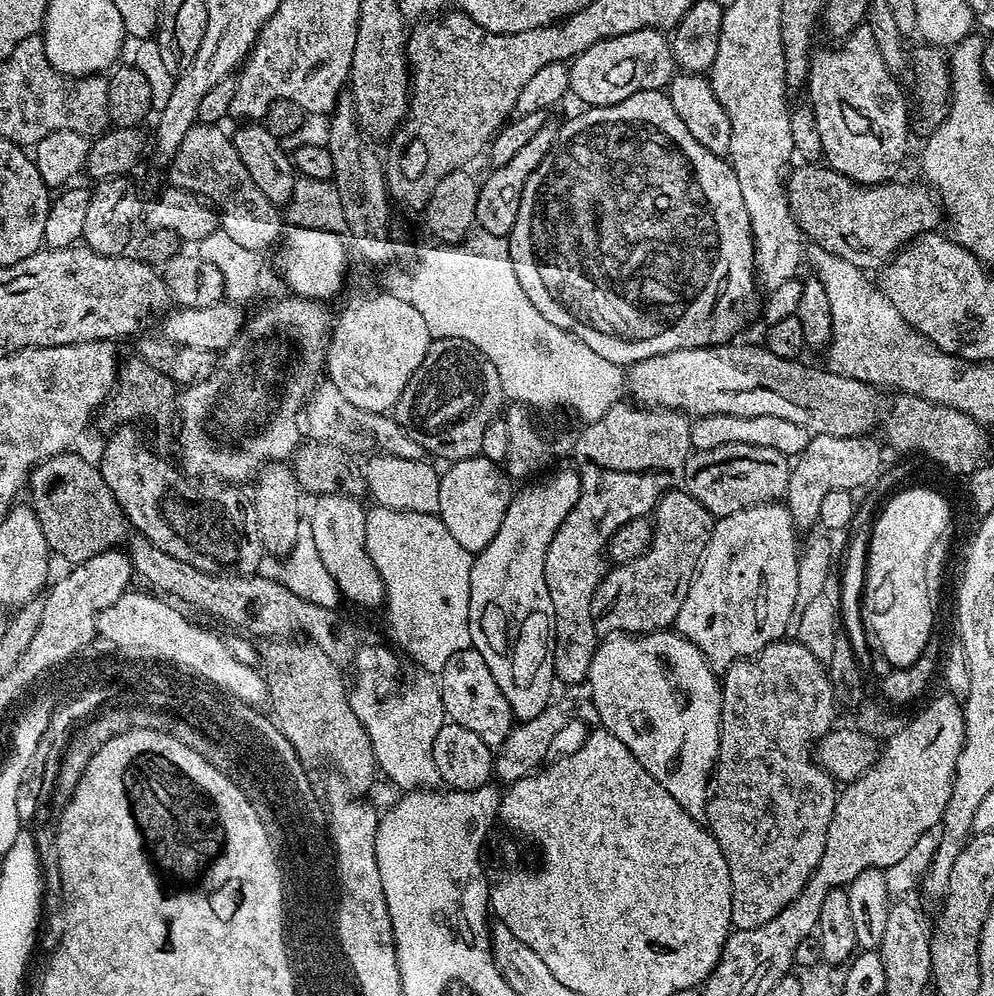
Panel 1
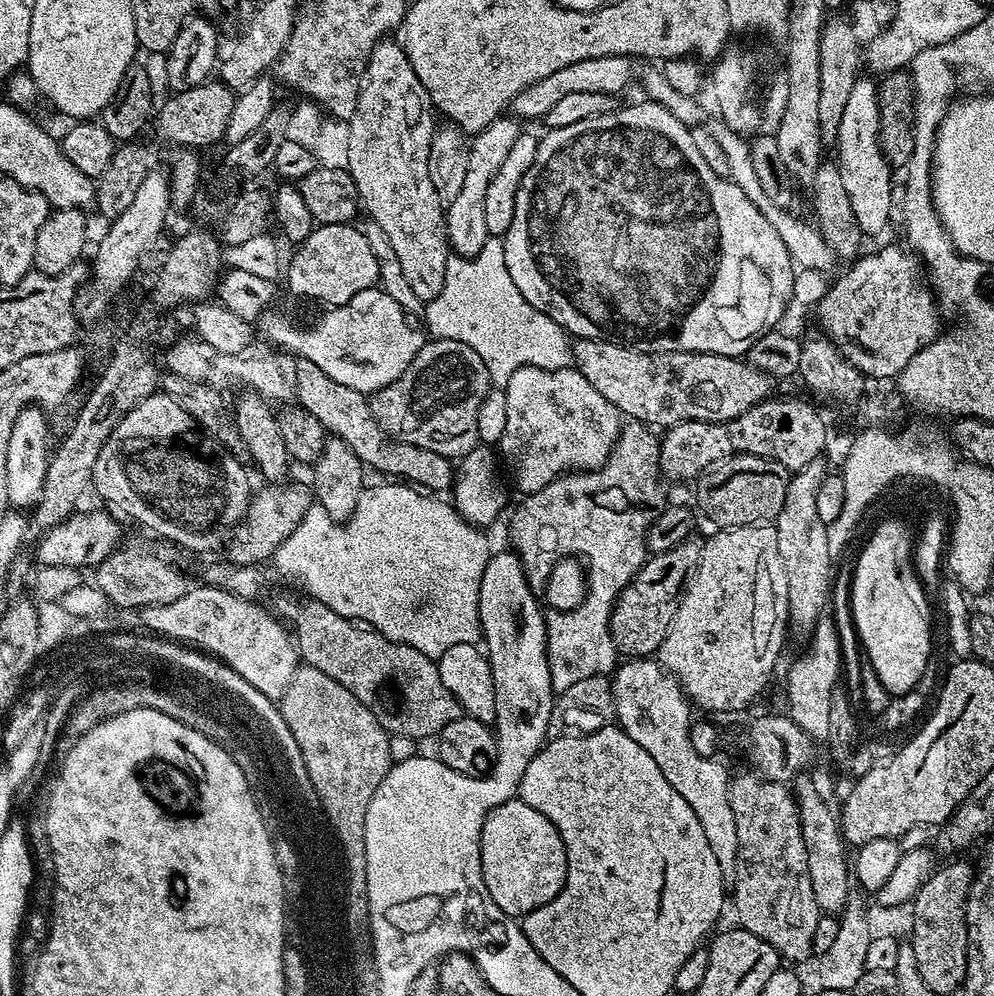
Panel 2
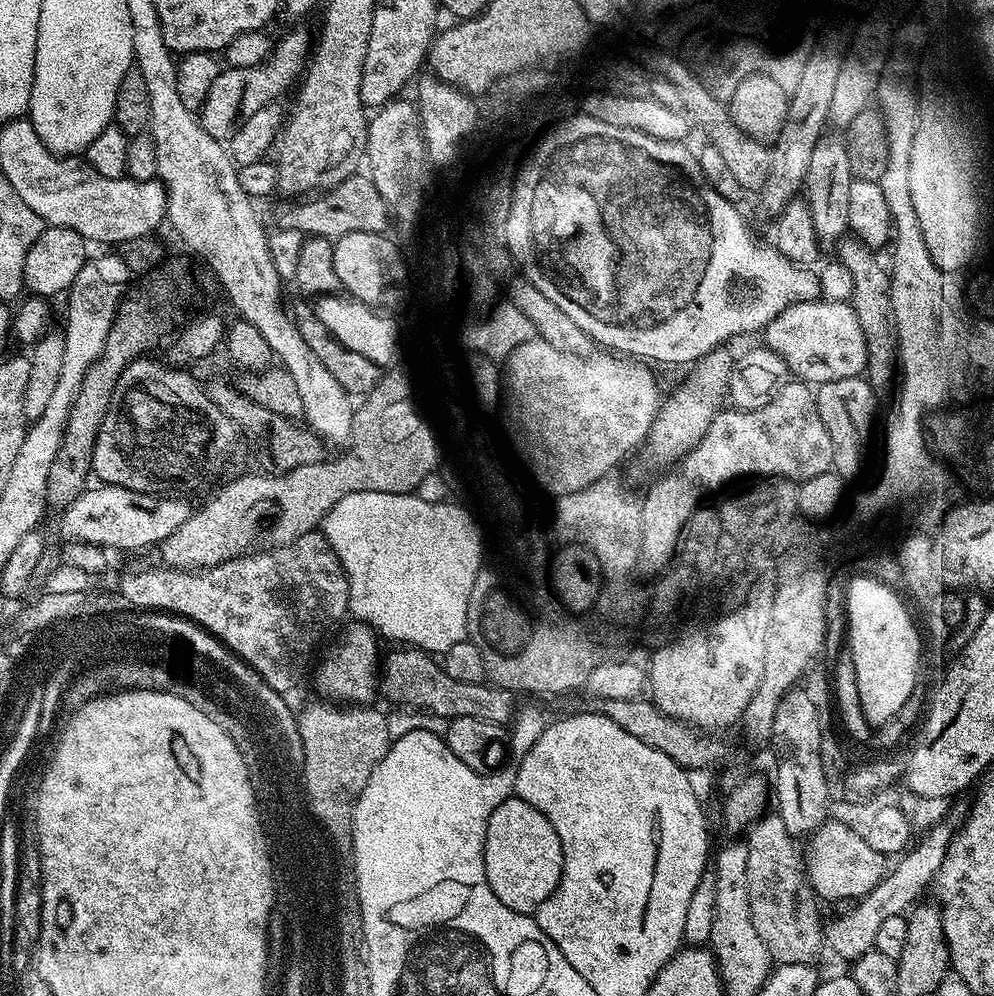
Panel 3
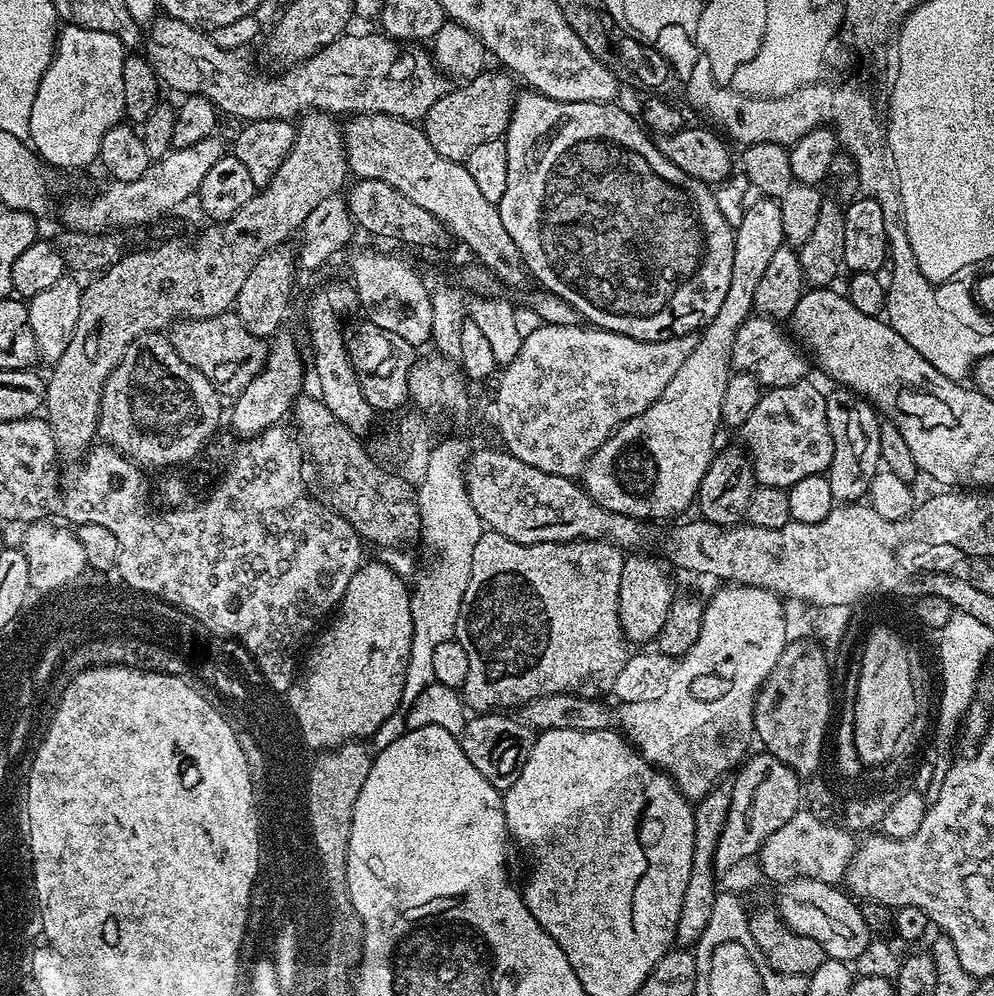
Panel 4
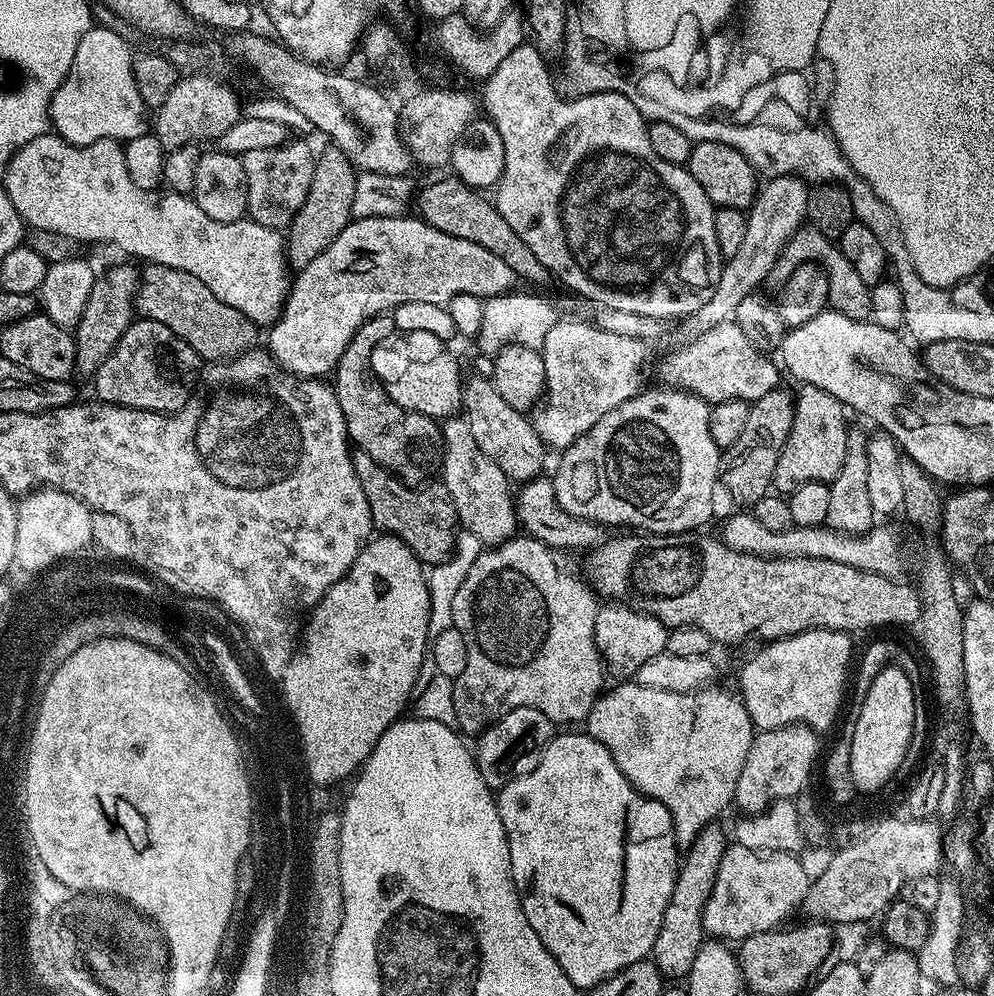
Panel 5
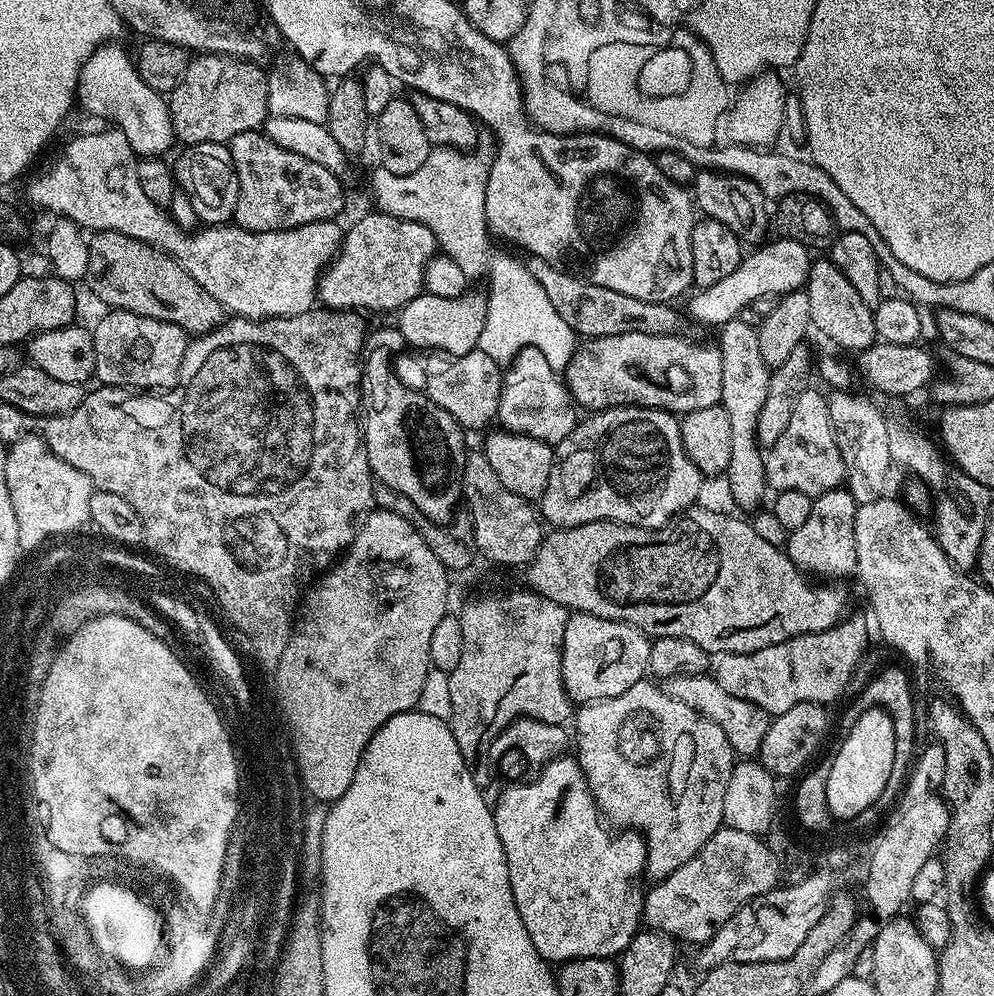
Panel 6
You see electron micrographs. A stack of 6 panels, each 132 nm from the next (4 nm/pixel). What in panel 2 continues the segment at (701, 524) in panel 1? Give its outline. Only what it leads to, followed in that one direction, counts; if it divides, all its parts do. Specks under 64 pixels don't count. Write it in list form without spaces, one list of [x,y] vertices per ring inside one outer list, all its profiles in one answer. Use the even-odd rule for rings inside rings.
[[[689,538],[670,550],[649,555],[644,561],[638,574],[616,597],[616,605],[612,607],[608,629],[612,632],[617,653],[628,658],[648,658],[659,653],[670,630],[670,622],[674,622],[674,614],[678,614],[680,598],[686,591],[692,573],[700,564],[701,547],[699,539]]]

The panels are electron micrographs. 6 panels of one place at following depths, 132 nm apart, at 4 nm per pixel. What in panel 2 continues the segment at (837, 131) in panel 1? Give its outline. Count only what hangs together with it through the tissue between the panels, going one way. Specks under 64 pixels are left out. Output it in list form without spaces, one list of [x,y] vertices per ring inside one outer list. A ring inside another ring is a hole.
[[[857,78],[850,98],[842,109],[842,122],[838,122],[838,134],[834,141],[834,160],[840,167],[842,183],[846,186],[854,218],[863,235],[880,236],[888,228],[892,216],[892,172],[893,165],[880,148],[880,119],[878,118],[878,98],[875,79]]]

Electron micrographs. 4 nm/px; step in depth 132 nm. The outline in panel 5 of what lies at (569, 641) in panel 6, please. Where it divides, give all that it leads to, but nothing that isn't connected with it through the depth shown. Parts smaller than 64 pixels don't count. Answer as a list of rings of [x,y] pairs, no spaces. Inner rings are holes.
[[[612,602],[607,606],[597,607],[594,618],[594,642],[596,649],[604,660],[607,671],[616,678],[635,677],[638,666],[650,662],[658,654],[662,654],[668,646],[669,627],[656,616],[639,612],[623,602]]]

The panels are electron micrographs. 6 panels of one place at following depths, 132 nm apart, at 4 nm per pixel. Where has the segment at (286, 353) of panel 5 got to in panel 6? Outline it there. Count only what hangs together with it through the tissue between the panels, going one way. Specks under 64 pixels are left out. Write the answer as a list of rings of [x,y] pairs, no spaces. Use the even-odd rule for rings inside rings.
[[[371,210],[352,229],[343,233],[339,249],[327,268],[320,274],[318,300],[329,310],[359,310],[368,312],[392,312],[404,307],[414,297],[424,292],[425,266],[437,255],[436,236],[426,226],[413,220],[400,220],[389,212]]]

